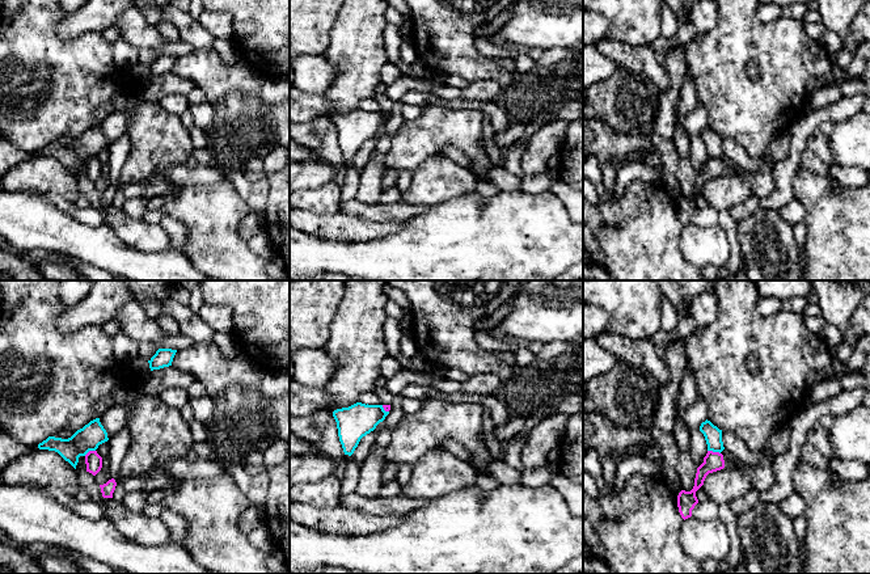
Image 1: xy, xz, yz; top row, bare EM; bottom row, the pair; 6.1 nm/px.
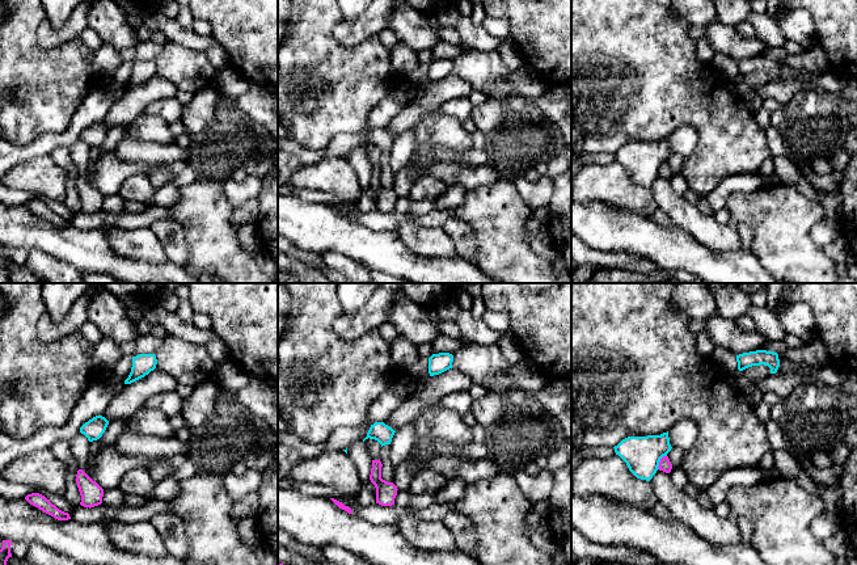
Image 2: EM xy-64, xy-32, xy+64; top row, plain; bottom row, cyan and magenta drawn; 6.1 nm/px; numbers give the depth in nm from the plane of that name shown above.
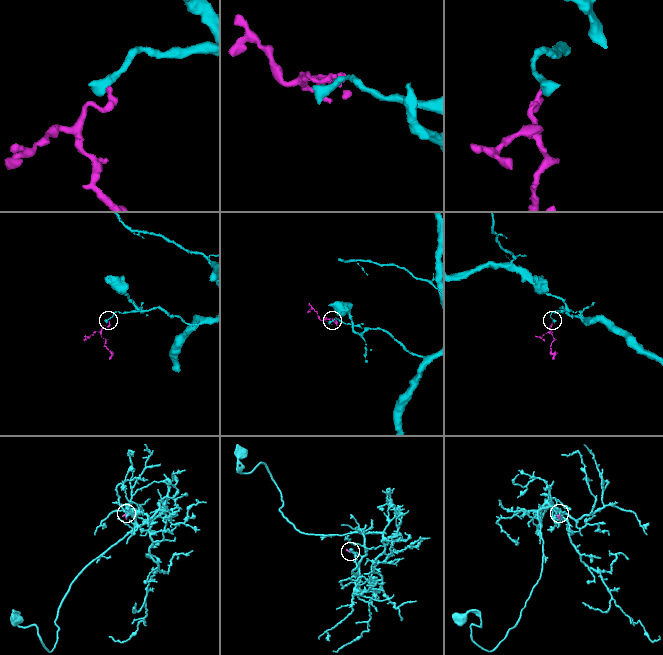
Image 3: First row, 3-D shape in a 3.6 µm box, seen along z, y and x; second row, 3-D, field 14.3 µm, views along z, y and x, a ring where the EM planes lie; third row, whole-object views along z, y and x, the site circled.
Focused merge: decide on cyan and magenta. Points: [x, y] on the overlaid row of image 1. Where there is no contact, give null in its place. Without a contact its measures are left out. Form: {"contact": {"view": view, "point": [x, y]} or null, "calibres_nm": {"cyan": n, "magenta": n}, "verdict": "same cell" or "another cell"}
{"contact": {"view": "yz", "point": [714, 451]}, "calibres_nm": {"cyan": 110, "magenta": 120}, "verdict": "another cell"}

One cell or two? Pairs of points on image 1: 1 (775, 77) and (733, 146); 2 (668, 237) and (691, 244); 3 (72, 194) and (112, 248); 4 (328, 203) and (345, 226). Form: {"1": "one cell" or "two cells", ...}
{"1": "two cells", "2": "two cells", "3": "two cells", "4": "two cells"}

